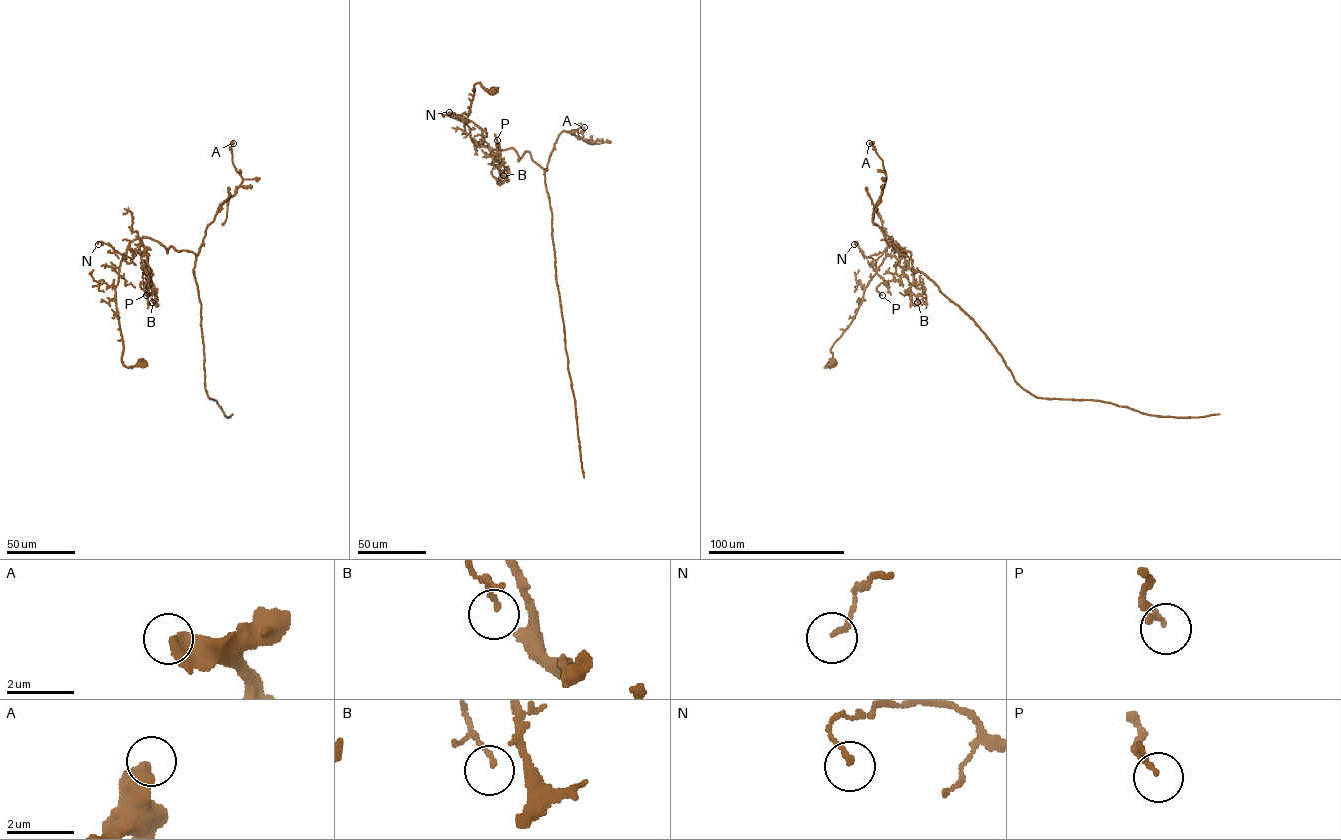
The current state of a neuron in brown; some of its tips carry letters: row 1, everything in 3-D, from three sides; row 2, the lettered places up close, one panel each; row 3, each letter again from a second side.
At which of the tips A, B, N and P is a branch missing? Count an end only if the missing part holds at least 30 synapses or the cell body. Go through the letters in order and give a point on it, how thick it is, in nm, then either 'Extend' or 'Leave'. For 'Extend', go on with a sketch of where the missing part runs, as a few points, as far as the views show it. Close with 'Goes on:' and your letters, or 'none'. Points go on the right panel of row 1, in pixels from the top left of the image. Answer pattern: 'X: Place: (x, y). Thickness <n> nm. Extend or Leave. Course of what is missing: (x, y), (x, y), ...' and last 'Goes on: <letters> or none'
A: Place: (869, 143). Thickness 500 nm. Leave
B: Place: (917, 302). Thickness 90 nm. Leave
N: Place: (854, 244). Thickness 130 nm. Leave
P: Place: (882, 295). Thickness 140 nm. Leave
Goes on: none

